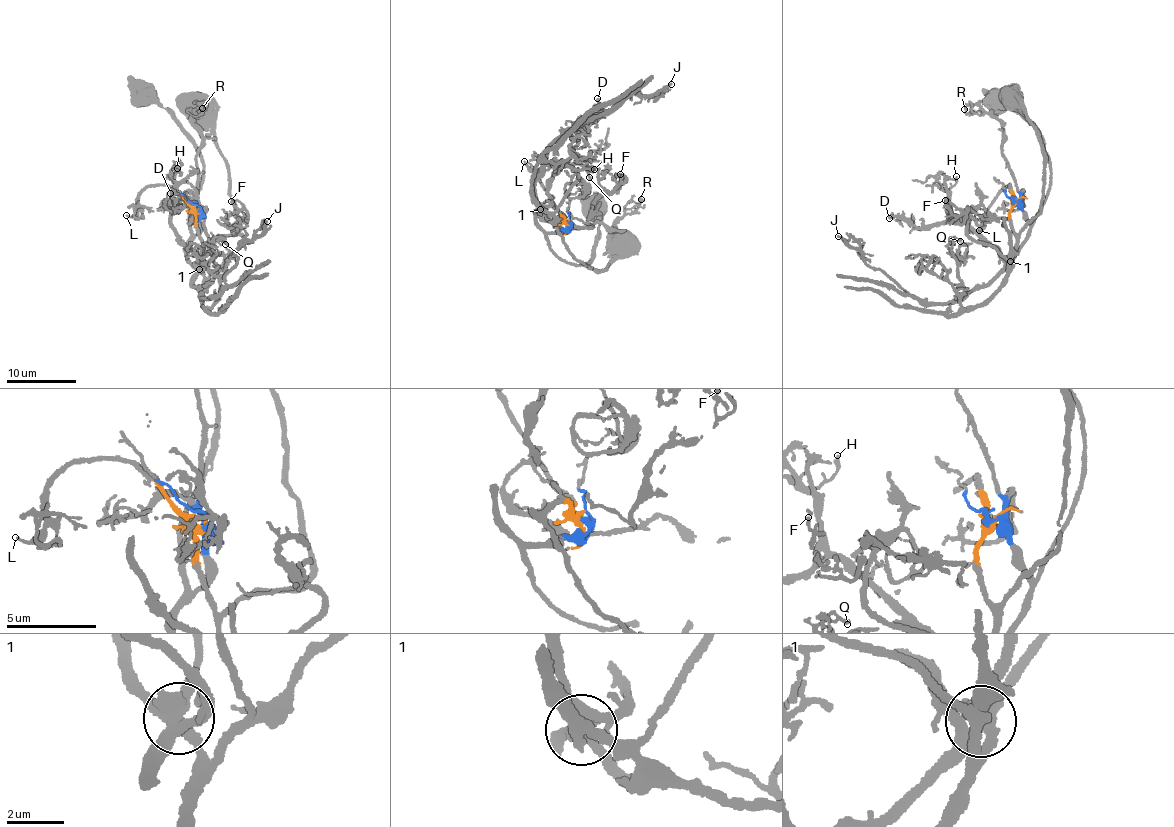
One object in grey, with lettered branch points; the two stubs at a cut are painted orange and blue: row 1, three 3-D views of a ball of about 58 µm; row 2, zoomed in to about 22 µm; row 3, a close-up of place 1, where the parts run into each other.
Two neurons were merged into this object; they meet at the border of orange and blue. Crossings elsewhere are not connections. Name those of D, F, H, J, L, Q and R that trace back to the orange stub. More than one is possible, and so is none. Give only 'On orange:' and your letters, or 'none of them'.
On orange: D, H, J, L, Q

